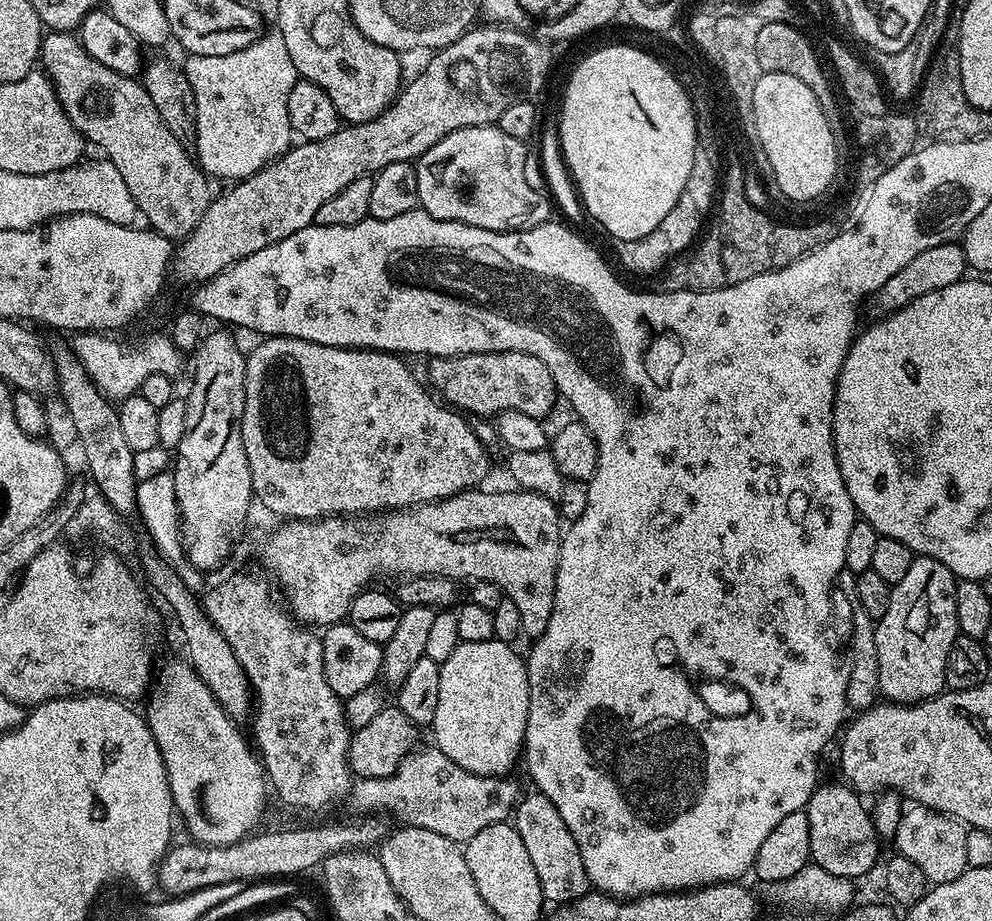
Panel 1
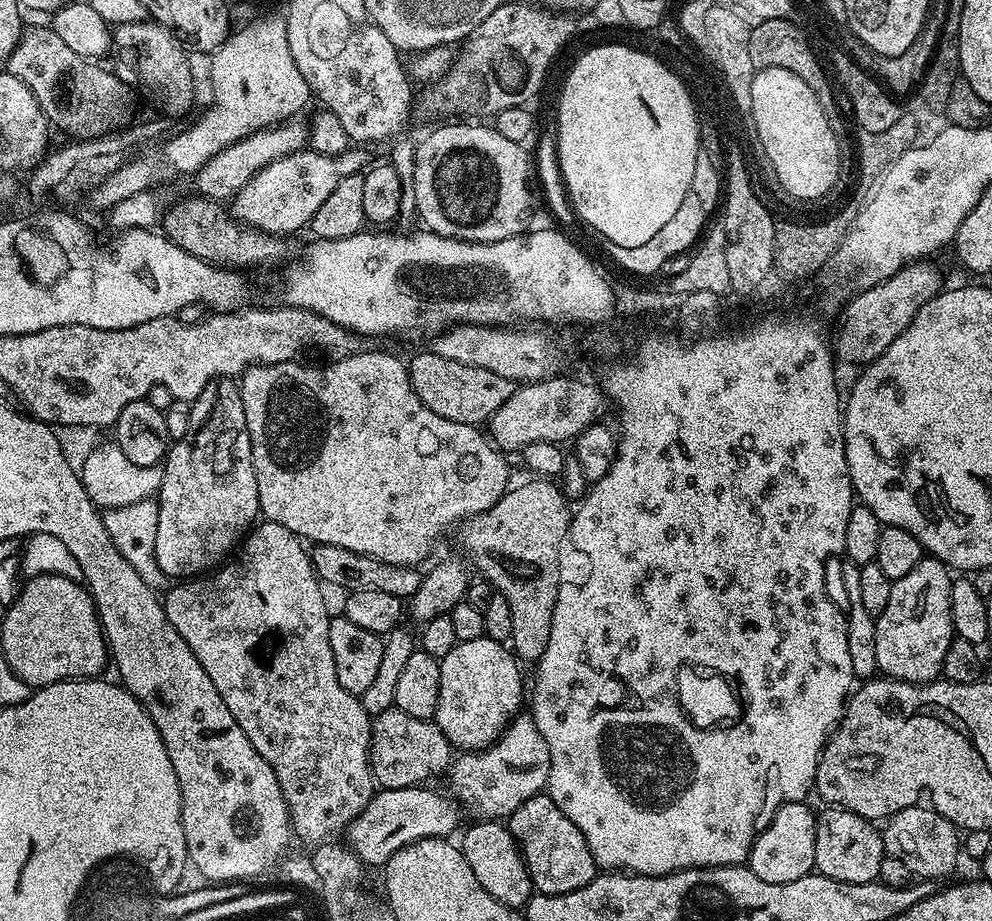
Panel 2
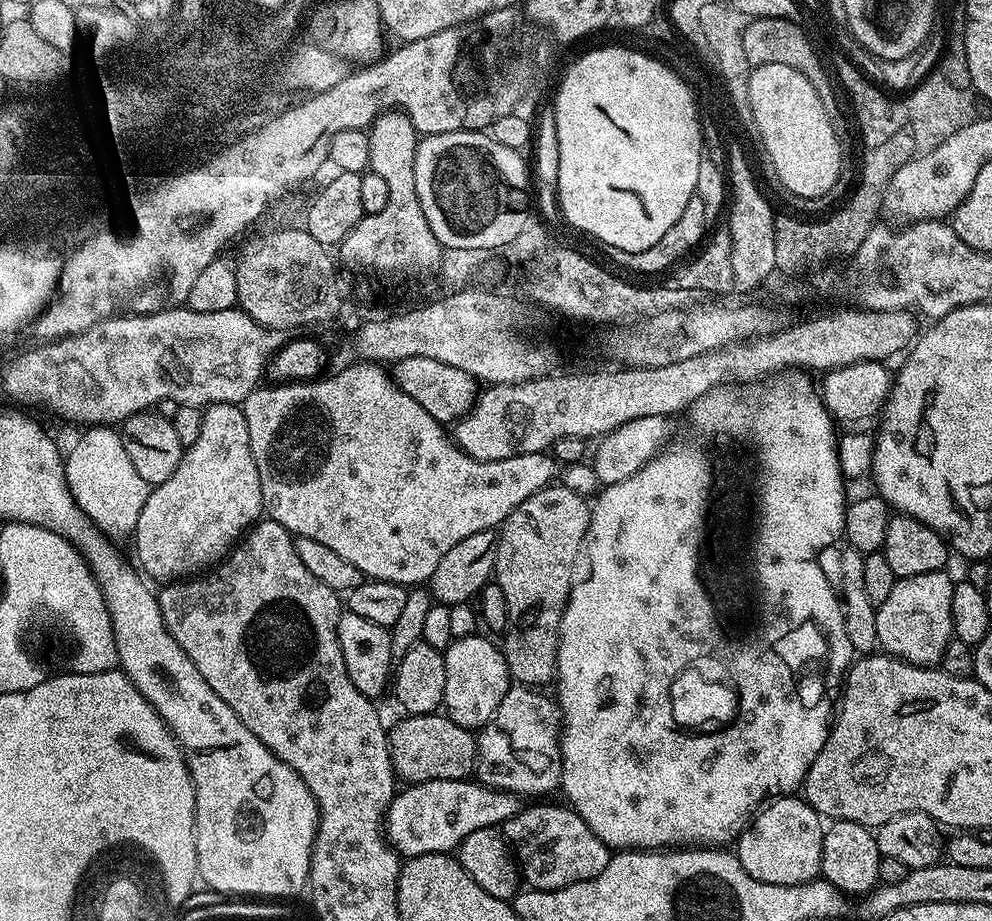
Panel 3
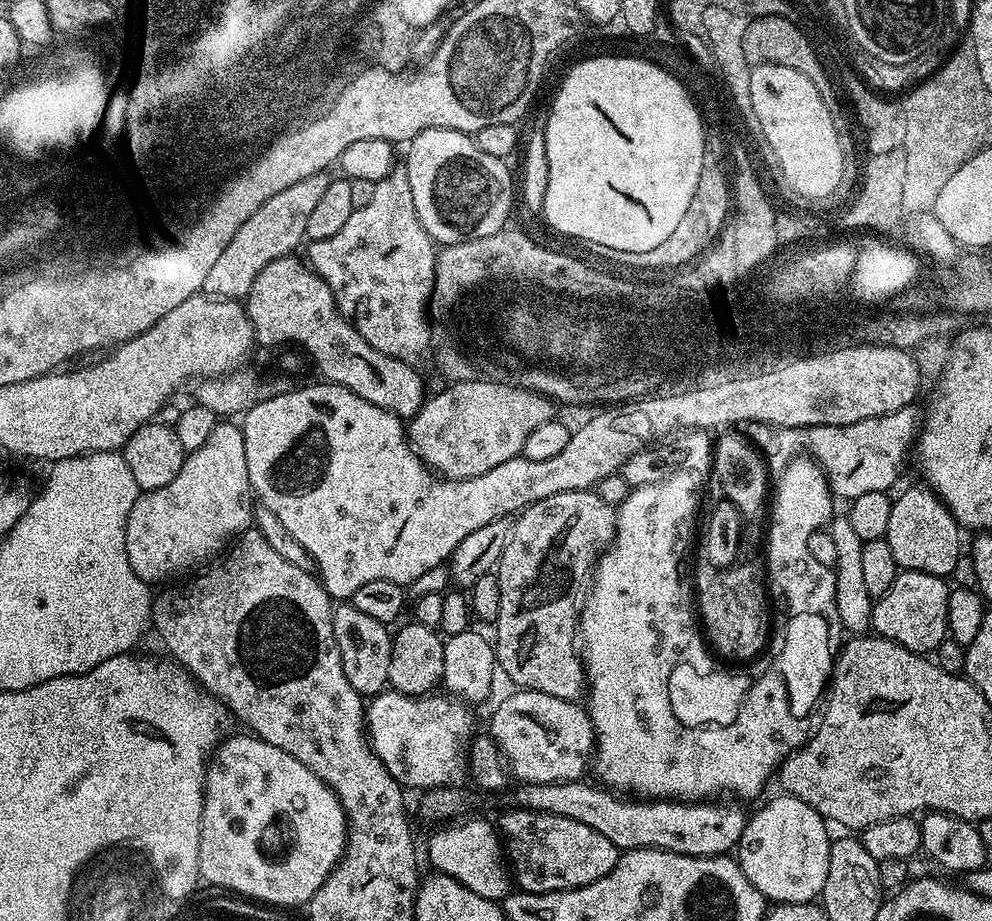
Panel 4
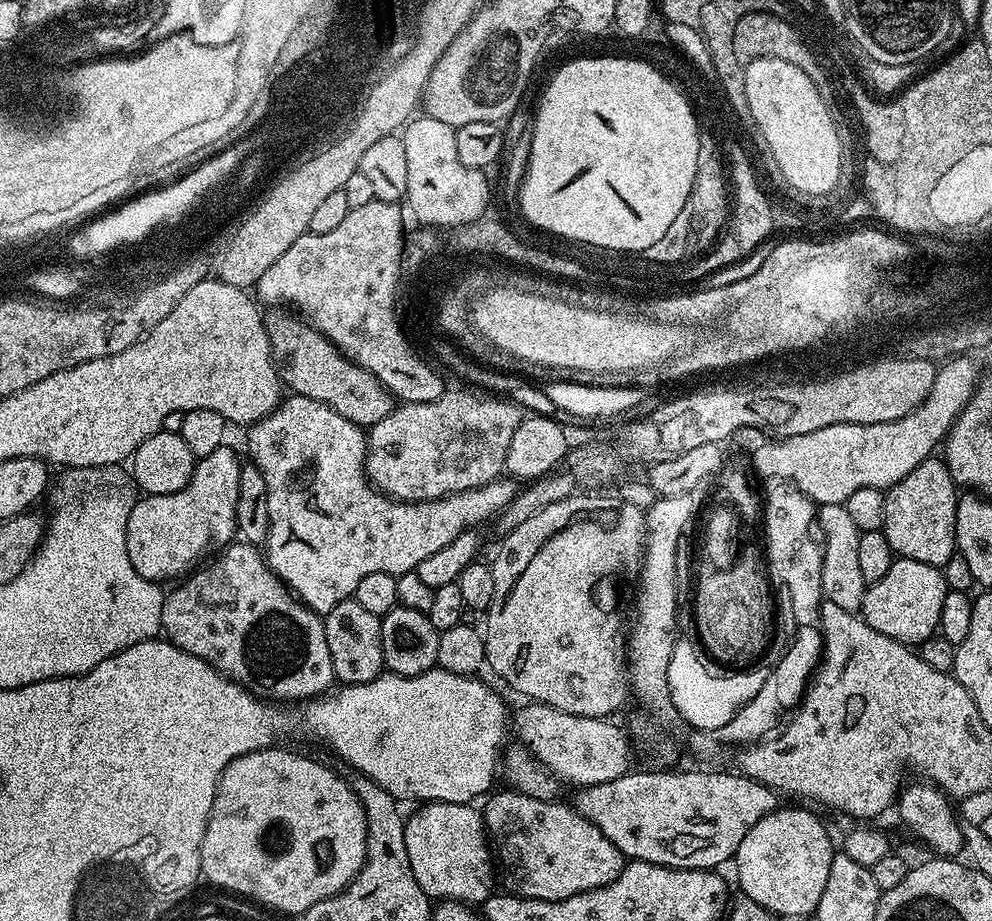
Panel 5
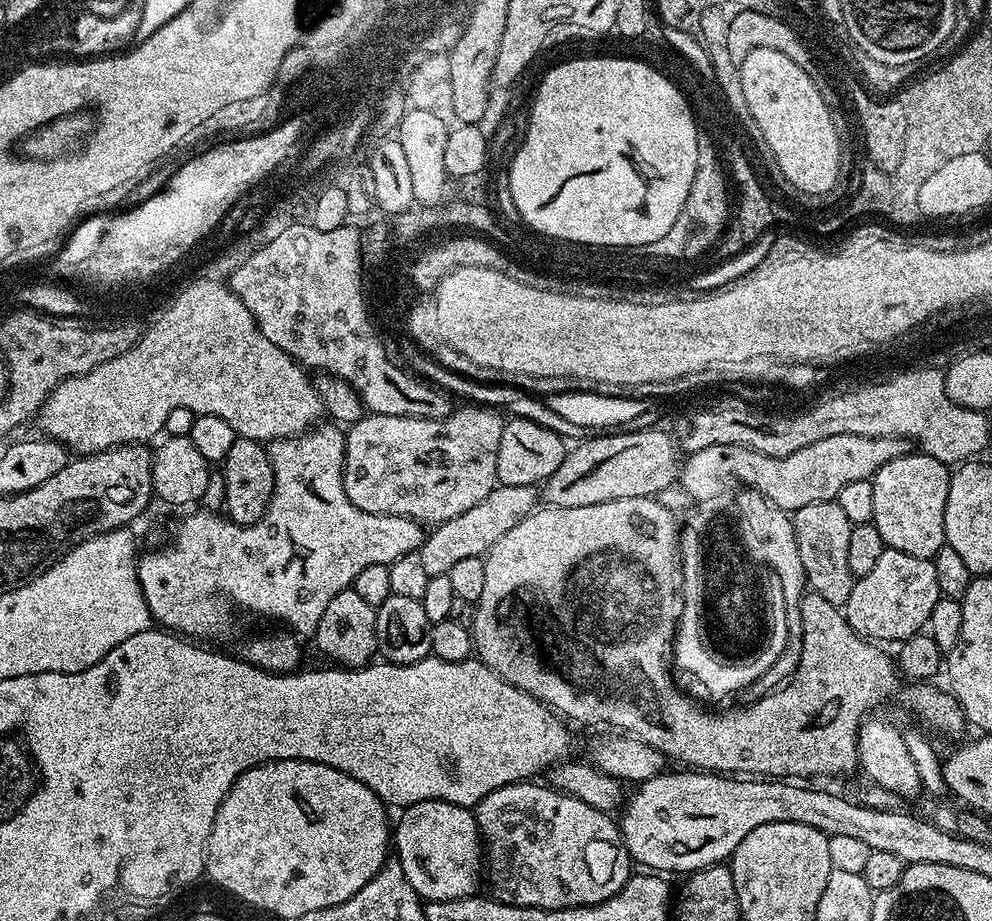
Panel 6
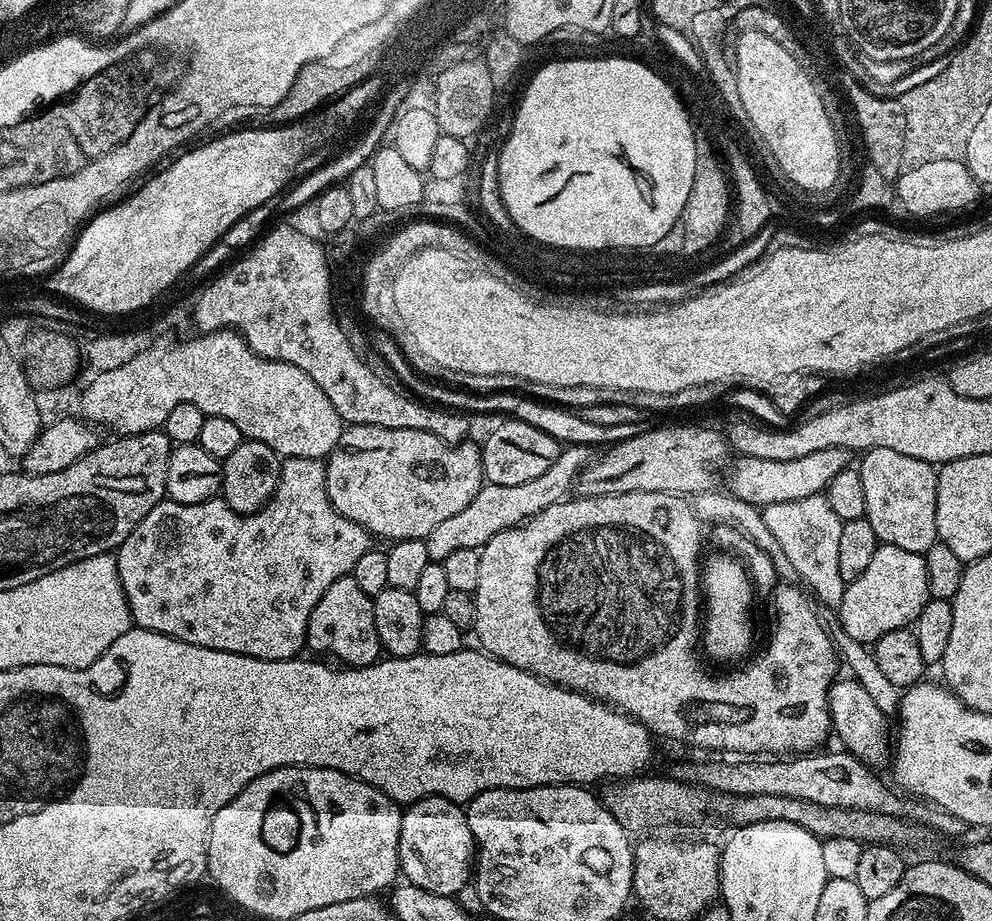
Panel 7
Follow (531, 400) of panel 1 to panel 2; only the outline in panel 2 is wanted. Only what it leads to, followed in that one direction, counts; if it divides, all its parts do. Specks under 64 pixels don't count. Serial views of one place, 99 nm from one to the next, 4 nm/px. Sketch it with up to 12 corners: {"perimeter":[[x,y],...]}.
{"perimeter":[[425,350],[407,361],[422,402],[480,426],[514,391],[494,370]]}

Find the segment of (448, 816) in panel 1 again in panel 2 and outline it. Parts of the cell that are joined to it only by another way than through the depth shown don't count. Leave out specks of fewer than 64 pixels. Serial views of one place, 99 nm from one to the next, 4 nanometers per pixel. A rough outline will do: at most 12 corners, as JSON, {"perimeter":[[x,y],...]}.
{"perimeter":[[518,714],[490,747],[465,751],[447,791],[500,822],[547,789],[546,738]]}

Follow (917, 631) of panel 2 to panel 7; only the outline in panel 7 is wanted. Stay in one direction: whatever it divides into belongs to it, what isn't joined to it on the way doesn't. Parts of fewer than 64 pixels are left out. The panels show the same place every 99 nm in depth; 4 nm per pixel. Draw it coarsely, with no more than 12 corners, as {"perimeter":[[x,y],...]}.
{"perimeter":[[880,544],[846,585],[840,624],[872,646],[915,625],[925,557]]}

